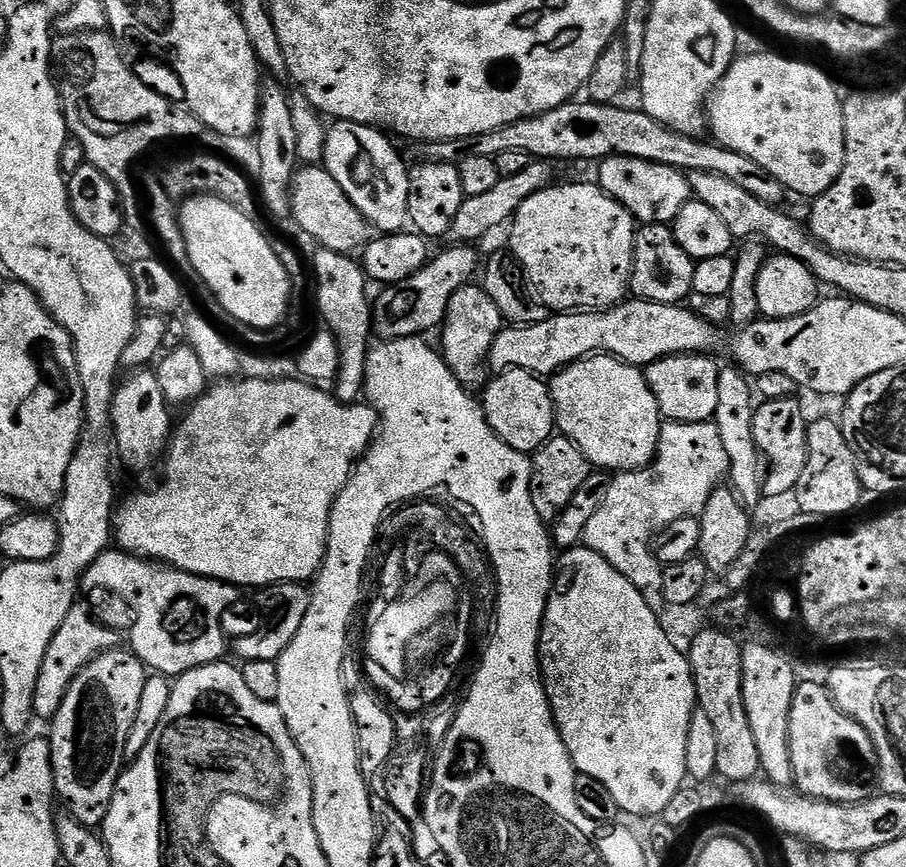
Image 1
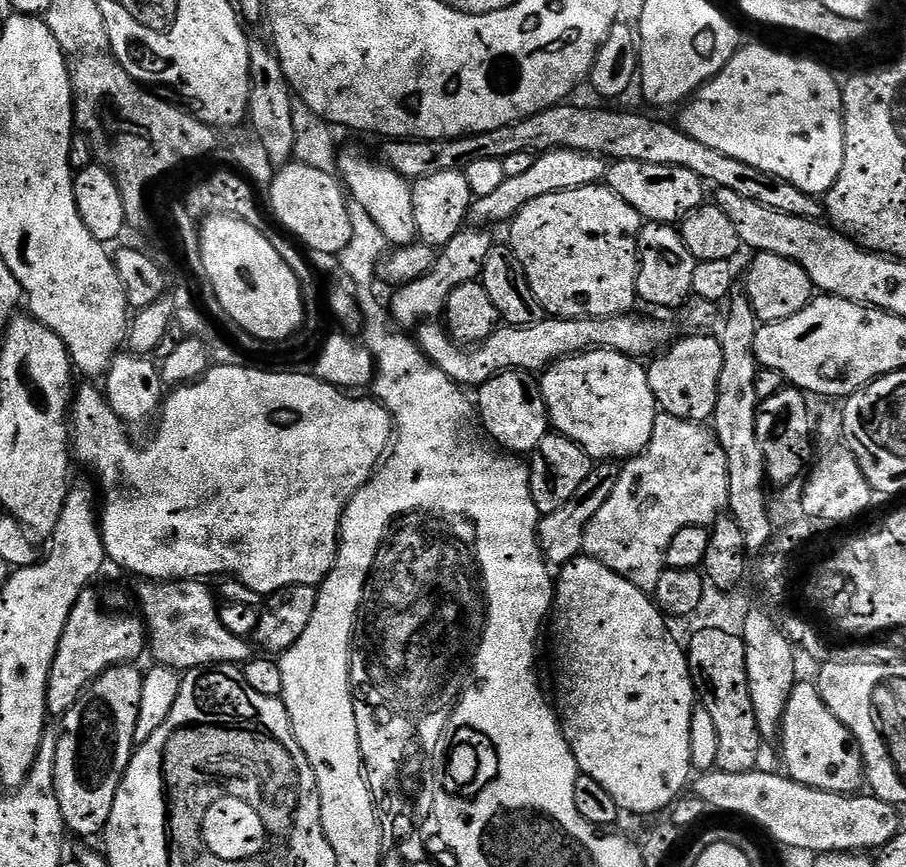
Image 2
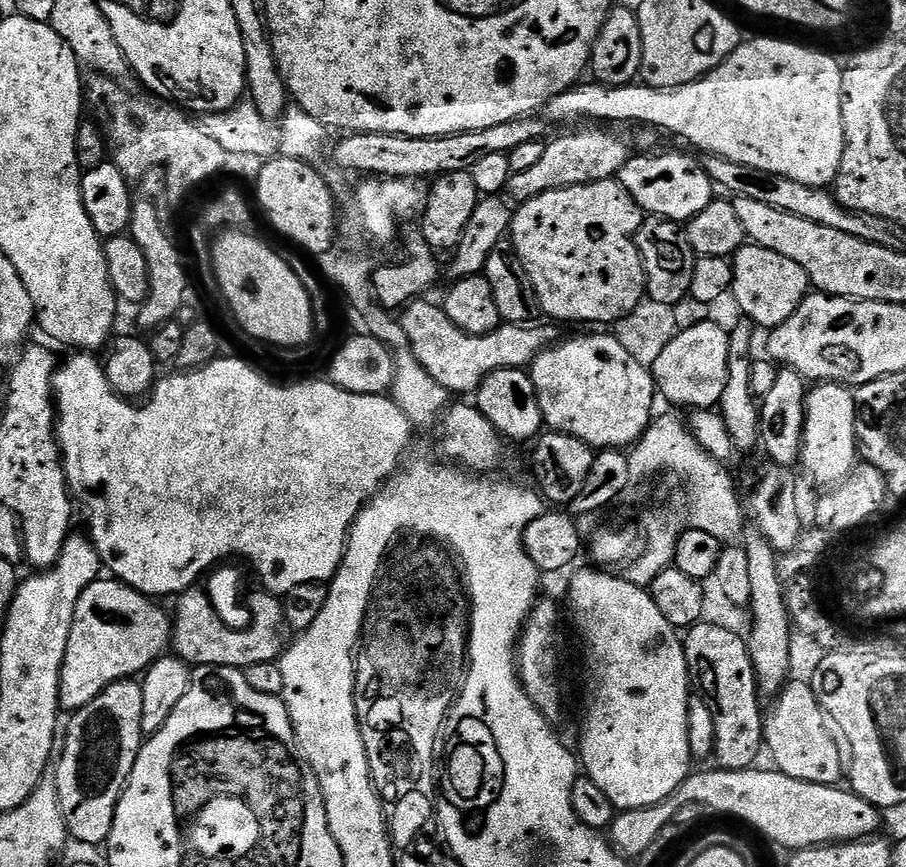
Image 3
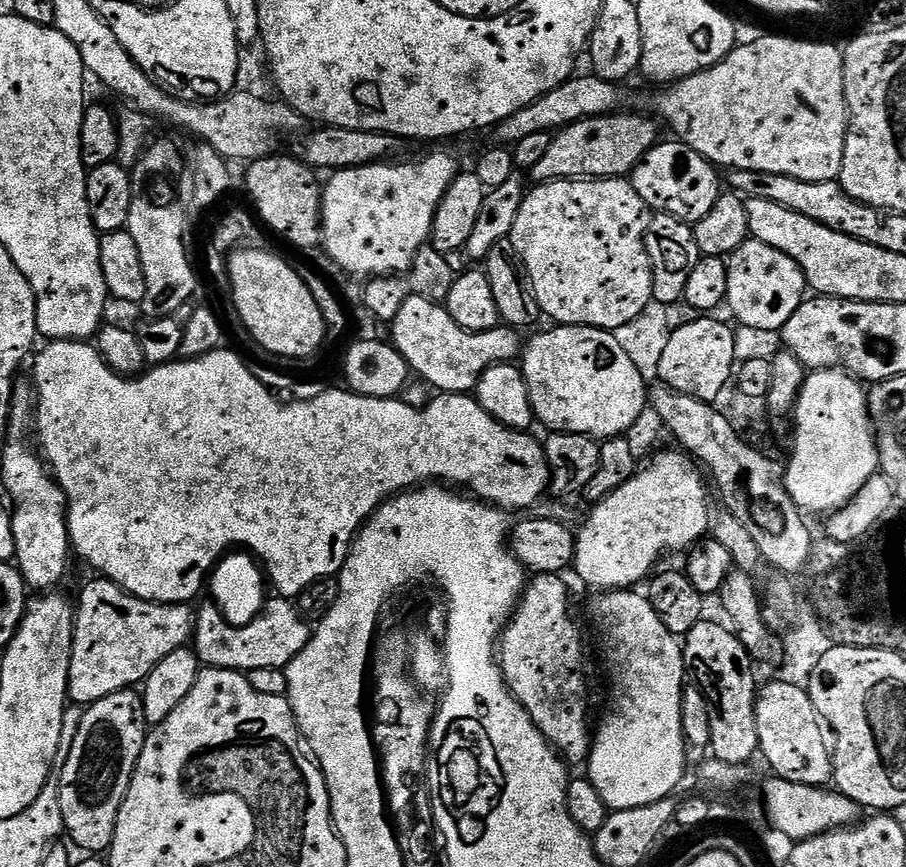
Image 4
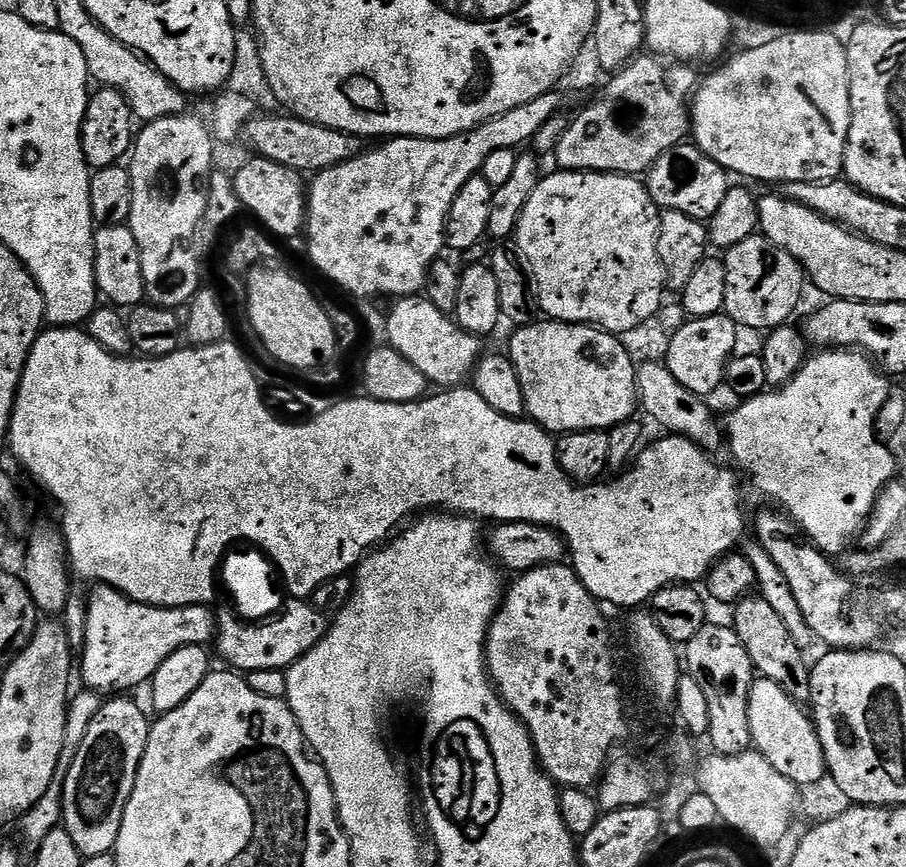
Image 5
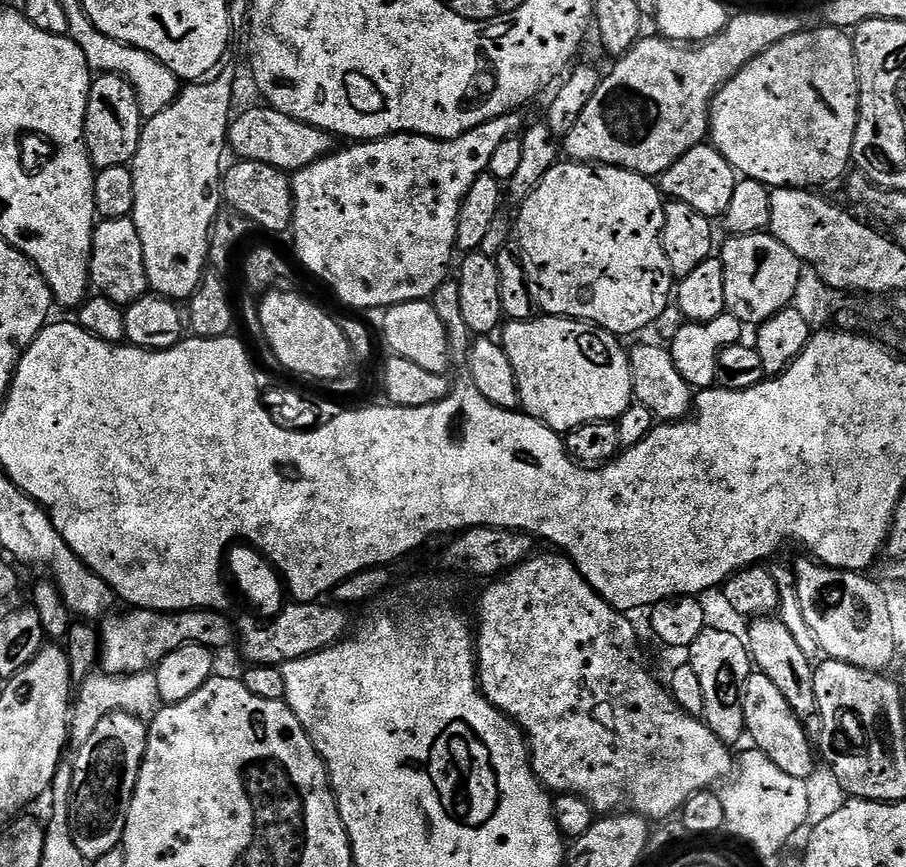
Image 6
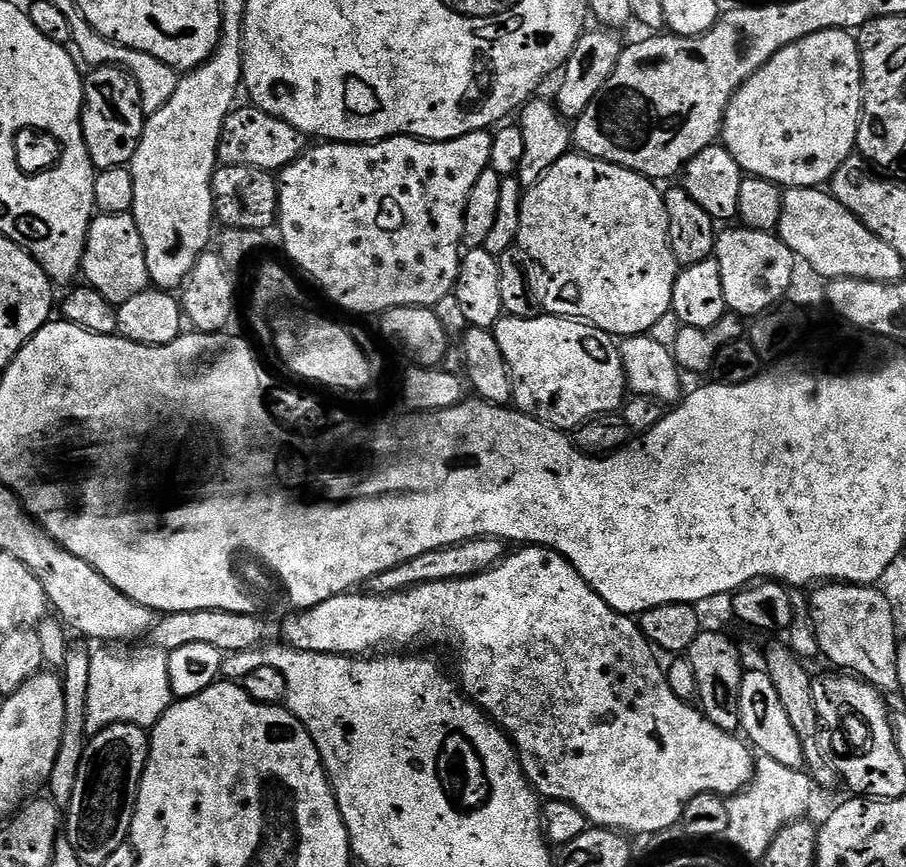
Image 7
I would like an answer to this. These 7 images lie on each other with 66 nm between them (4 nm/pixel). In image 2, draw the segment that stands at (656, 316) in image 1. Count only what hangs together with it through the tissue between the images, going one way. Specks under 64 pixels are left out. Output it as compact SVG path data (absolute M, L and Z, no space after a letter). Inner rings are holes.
M636 315L582 320L545 318L525 328L500 326L486 339L479 341L473 347L476 349L472 353L464 349L467 347L463 343L453 340L451 332L440 322L425 322L419 325L415 329L414 339L428 361L438 366L438 370L442 370L442 374L449 376L454 383L461 386L479 386L494 378L497 372L515 370L540 374L549 364L555 364L565 356L578 356L581 352L591 352L598 348L609 348L612 352L621 352L623 356L633 358L644 358L647 352L655 353L663 349L669 343L667 326L660 320L647 320L644 316Z

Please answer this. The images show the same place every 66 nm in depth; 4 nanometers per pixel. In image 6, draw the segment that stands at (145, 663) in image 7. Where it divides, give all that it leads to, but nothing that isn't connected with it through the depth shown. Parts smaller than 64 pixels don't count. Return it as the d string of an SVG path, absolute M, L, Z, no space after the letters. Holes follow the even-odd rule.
M100 670L88 676L78 686L74 703L70 708L68 738L73 745L85 744L94 734L94 726L102 722L104 716L111 712L129 712L132 716L148 718L161 707L162 701L158 694L158 682L151 671L136 672L132 676L110 676Z

